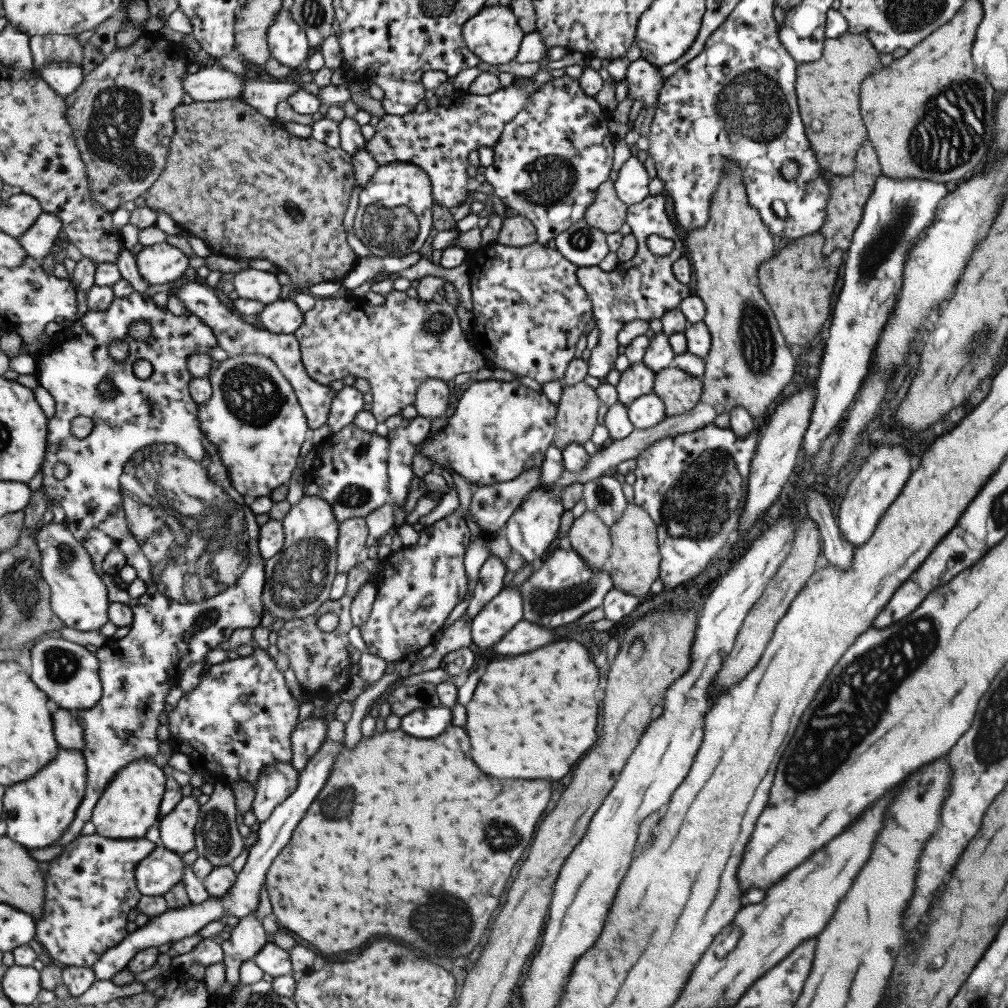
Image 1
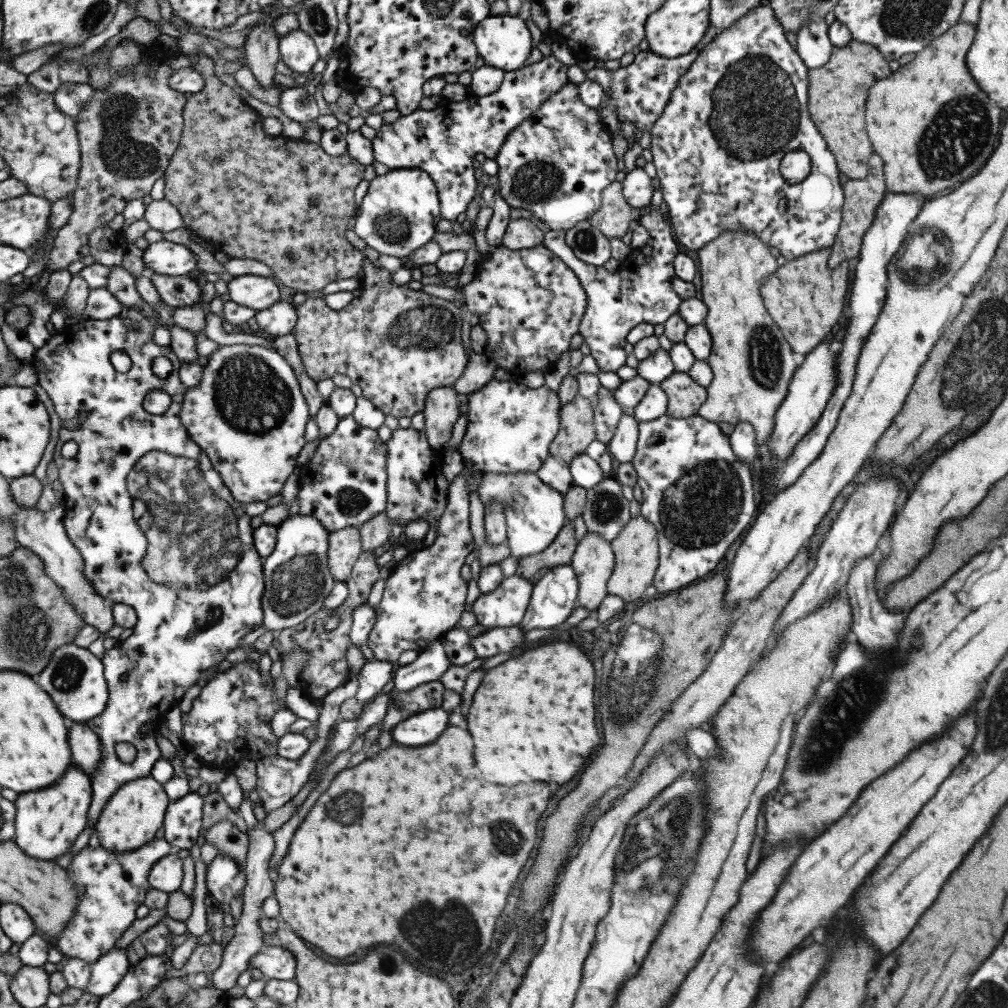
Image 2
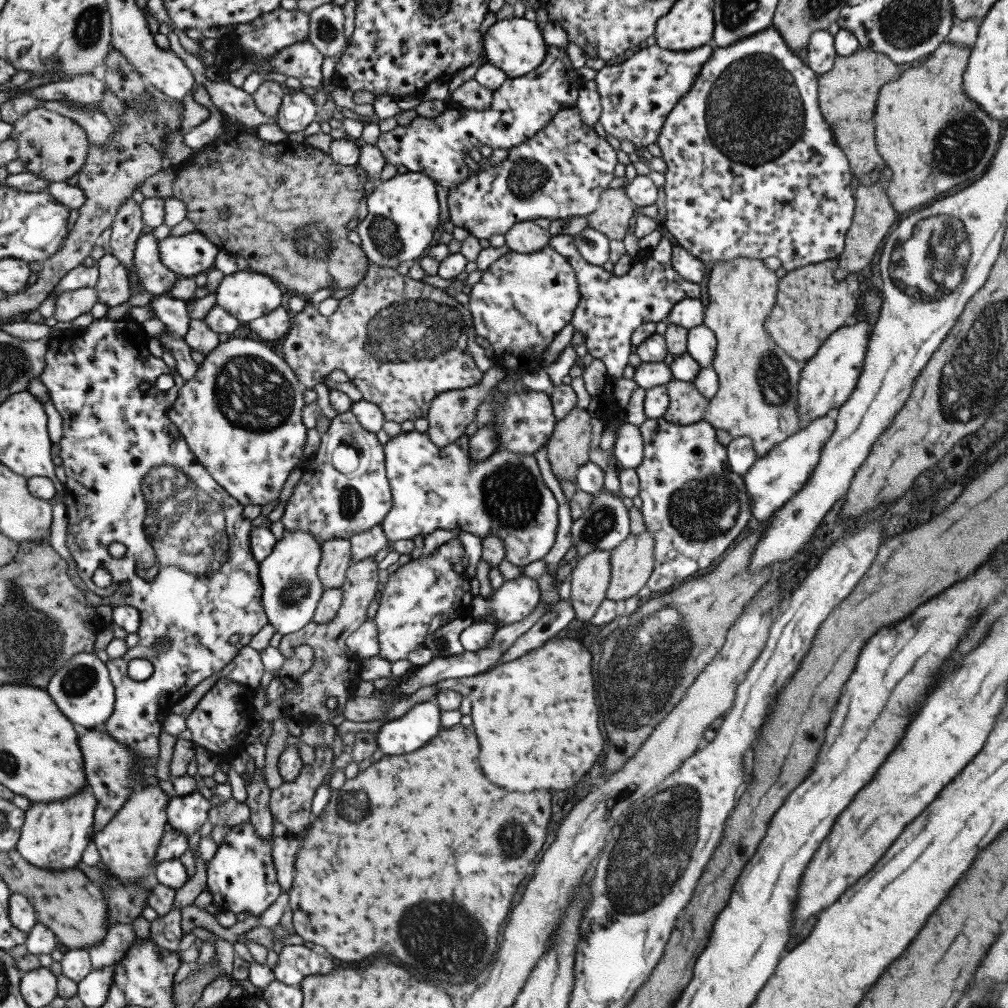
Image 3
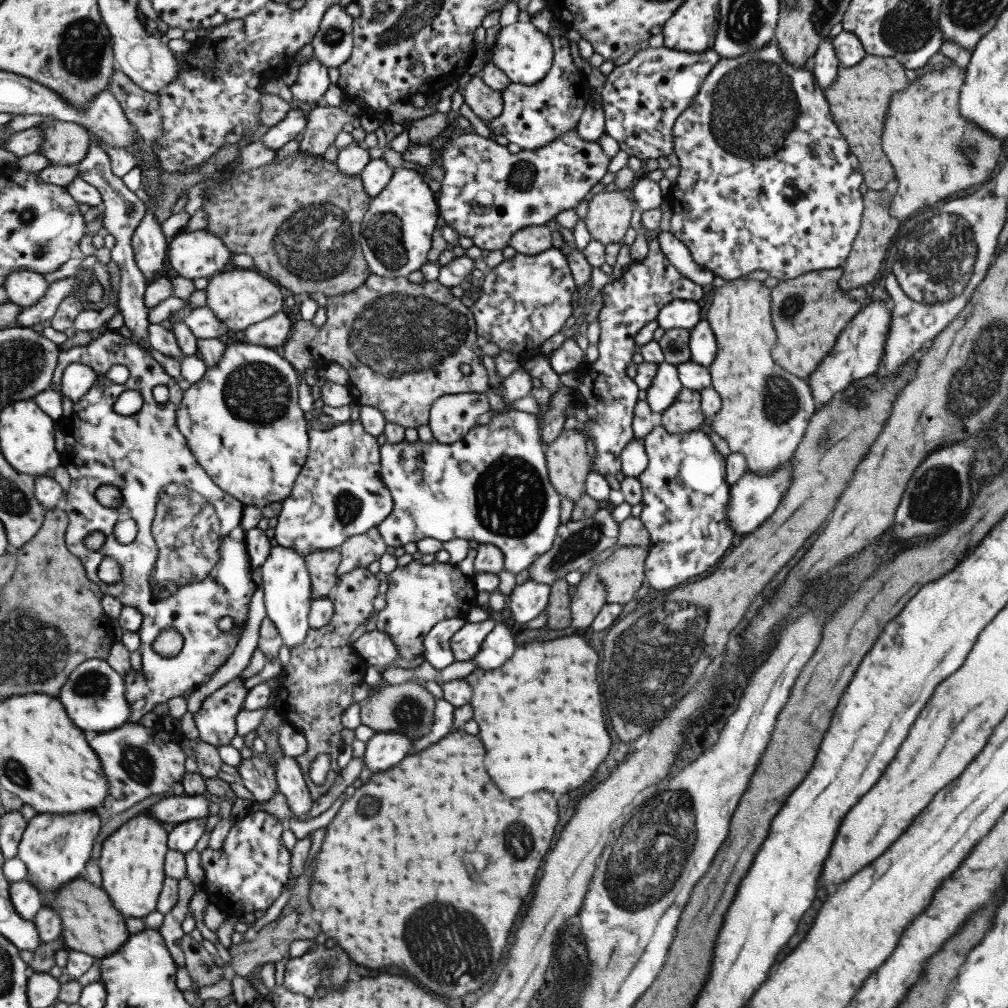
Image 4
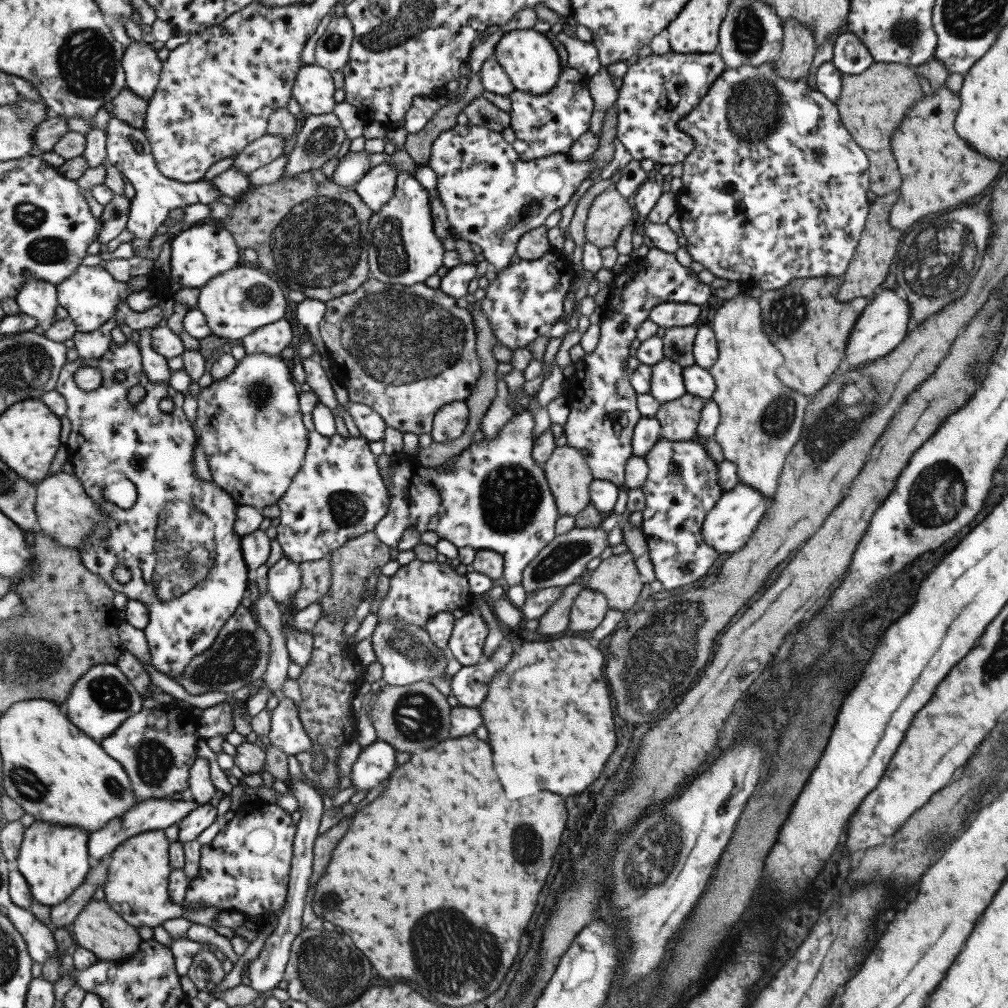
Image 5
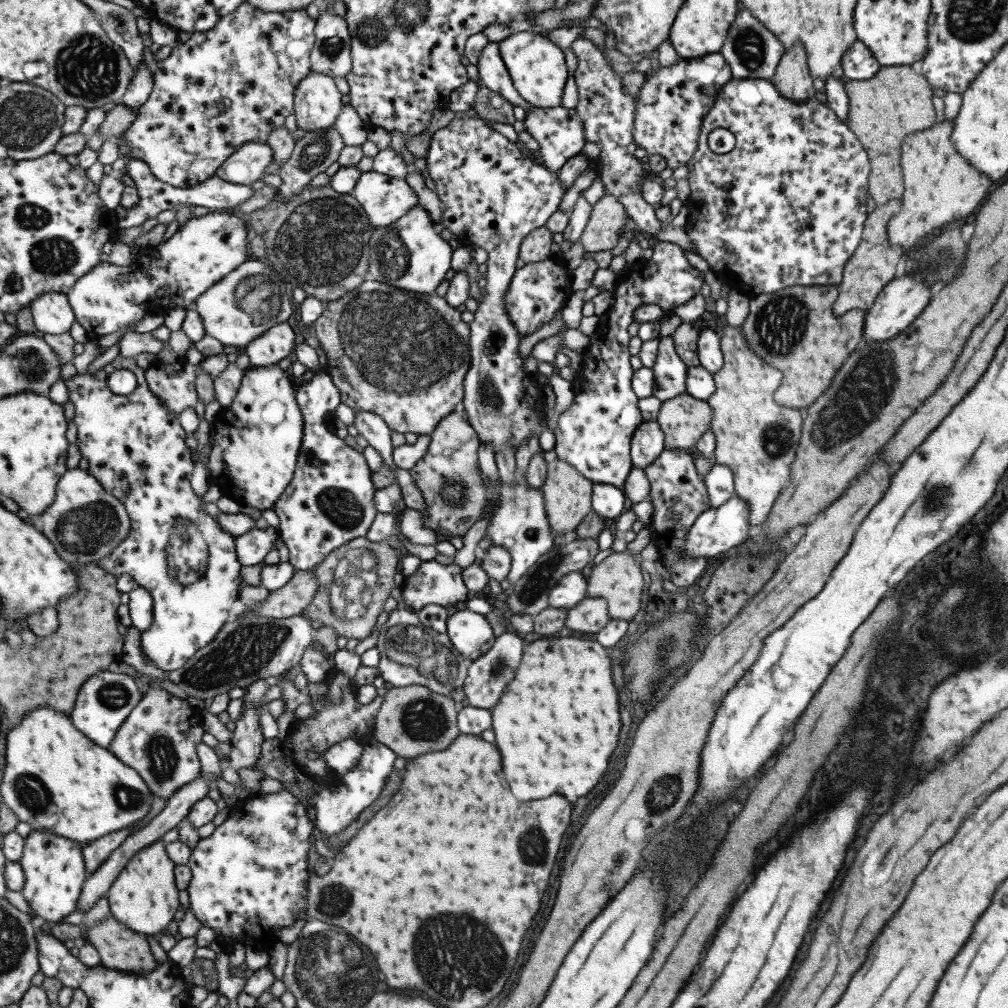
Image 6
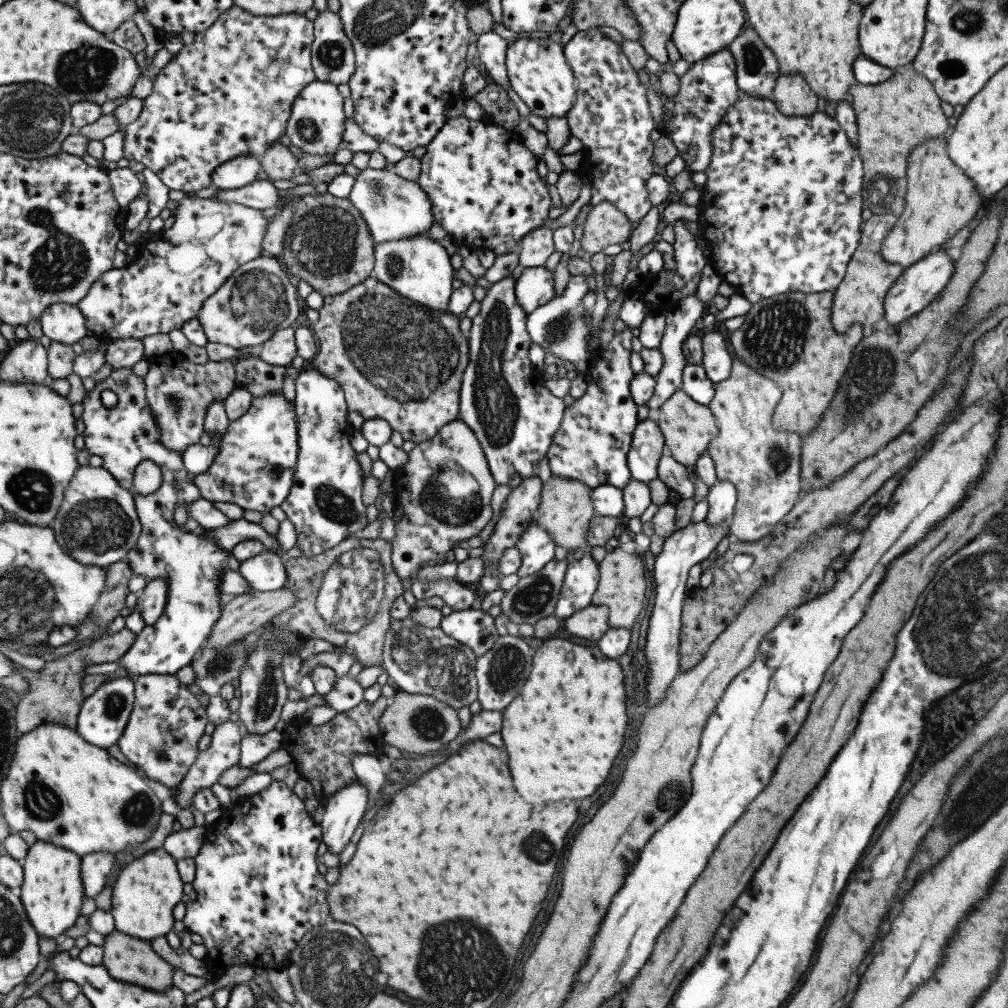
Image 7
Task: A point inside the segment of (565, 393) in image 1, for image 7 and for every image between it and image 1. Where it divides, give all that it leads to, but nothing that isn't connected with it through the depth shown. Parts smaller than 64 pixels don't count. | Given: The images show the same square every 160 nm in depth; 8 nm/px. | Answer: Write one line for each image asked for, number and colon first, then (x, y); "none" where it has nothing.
2: (575, 431)
3: (568, 445)
4: (568, 463)
5: (567, 473)
6: (567, 492)
7: (564, 510)

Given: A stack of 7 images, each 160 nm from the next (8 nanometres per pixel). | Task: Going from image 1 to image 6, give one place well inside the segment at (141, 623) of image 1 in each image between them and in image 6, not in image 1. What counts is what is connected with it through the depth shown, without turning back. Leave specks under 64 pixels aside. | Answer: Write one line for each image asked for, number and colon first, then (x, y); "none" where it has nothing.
2: (135, 545)
3: (201, 585)
4: (189, 566)
5: (179, 541)
6: (180, 553)

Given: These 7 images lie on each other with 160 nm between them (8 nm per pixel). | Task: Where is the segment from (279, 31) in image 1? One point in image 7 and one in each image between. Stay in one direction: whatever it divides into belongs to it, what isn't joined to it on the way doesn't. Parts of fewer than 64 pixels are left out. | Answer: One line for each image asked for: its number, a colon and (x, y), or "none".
2: (299, 51)
3: (303, 60)
4: (313, 80)
5: (314, 90)
6: (319, 101)
7: (317, 125)

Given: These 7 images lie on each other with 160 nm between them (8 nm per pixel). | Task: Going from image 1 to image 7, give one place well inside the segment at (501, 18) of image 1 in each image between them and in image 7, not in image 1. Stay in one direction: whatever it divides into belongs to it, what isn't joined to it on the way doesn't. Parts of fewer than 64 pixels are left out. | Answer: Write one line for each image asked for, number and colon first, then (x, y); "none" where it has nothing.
2: (504, 42)
3: (514, 45)
4: (524, 55)
5: (531, 63)
6: (536, 67)
7: (537, 70)

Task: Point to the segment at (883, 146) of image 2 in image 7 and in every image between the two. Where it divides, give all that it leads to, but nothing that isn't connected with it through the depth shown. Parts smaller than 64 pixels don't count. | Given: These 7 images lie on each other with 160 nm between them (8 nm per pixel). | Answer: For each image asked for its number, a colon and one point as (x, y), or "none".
3: (930, 135)
4: (935, 153)
5: (938, 171)
6: (940, 186)
7: (939, 200)

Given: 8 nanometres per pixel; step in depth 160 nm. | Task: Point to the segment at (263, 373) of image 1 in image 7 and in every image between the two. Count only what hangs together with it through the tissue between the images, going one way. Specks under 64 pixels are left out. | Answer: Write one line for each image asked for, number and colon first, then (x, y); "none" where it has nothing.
2: (249, 414)
3: (242, 413)
4: (243, 421)
5: (251, 425)
6: (257, 444)
7: (255, 468)

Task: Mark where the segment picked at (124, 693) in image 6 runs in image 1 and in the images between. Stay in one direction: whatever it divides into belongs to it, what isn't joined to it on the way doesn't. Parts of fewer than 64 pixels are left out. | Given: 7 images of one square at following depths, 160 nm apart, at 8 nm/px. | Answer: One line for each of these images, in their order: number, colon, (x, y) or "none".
1: (66, 671)
2: (75, 677)
3: (82, 688)
4: (95, 695)
5: (104, 698)

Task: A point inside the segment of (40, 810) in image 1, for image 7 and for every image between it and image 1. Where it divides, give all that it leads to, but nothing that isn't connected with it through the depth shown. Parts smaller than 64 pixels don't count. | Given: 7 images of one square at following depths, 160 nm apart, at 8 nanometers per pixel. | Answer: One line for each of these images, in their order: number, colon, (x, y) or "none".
2: (48, 822)
3: (55, 834)
4: (56, 847)
5: (54, 858)
6: (55, 868)
7: (53, 891)

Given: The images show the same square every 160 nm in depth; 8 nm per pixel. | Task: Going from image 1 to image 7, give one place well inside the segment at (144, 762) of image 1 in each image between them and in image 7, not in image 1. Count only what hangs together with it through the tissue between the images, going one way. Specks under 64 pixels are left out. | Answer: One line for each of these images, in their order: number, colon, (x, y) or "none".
2: (132, 818)
3: (128, 845)
4: (132, 861)
5: (137, 887)
6: (145, 897)
7: (145, 893)

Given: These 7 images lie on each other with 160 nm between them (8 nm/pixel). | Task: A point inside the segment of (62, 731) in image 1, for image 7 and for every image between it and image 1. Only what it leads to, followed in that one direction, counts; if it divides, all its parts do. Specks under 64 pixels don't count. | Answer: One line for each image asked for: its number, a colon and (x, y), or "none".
2: (87, 748)
3: (112, 768)
4: (139, 762)
5: (158, 752)
6: (160, 739)
7: (163, 737)

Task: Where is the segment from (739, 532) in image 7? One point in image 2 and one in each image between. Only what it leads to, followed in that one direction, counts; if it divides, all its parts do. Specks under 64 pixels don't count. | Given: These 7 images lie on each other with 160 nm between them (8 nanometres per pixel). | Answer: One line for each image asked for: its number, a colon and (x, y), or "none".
2: (752, 365)
3: (756, 397)
4: (764, 411)
5: (760, 420)
6: (755, 438)

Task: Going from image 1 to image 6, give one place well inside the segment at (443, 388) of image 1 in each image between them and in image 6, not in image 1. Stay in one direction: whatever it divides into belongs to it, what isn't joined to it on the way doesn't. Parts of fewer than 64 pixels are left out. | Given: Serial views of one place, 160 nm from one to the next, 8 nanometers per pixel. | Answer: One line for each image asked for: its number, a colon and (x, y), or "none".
2: (444, 405)
3: (453, 412)
4: (453, 416)
5: (451, 421)
6: (454, 489)

